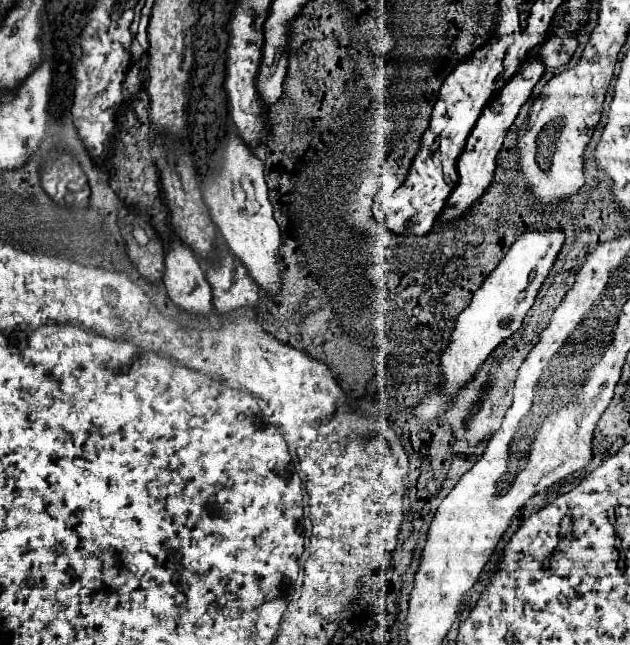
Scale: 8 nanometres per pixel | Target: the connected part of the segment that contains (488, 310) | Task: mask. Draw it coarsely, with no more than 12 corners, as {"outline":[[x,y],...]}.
{"outline":[[564,232],[522,234],[458,316],[428,426],[532,308]]}

